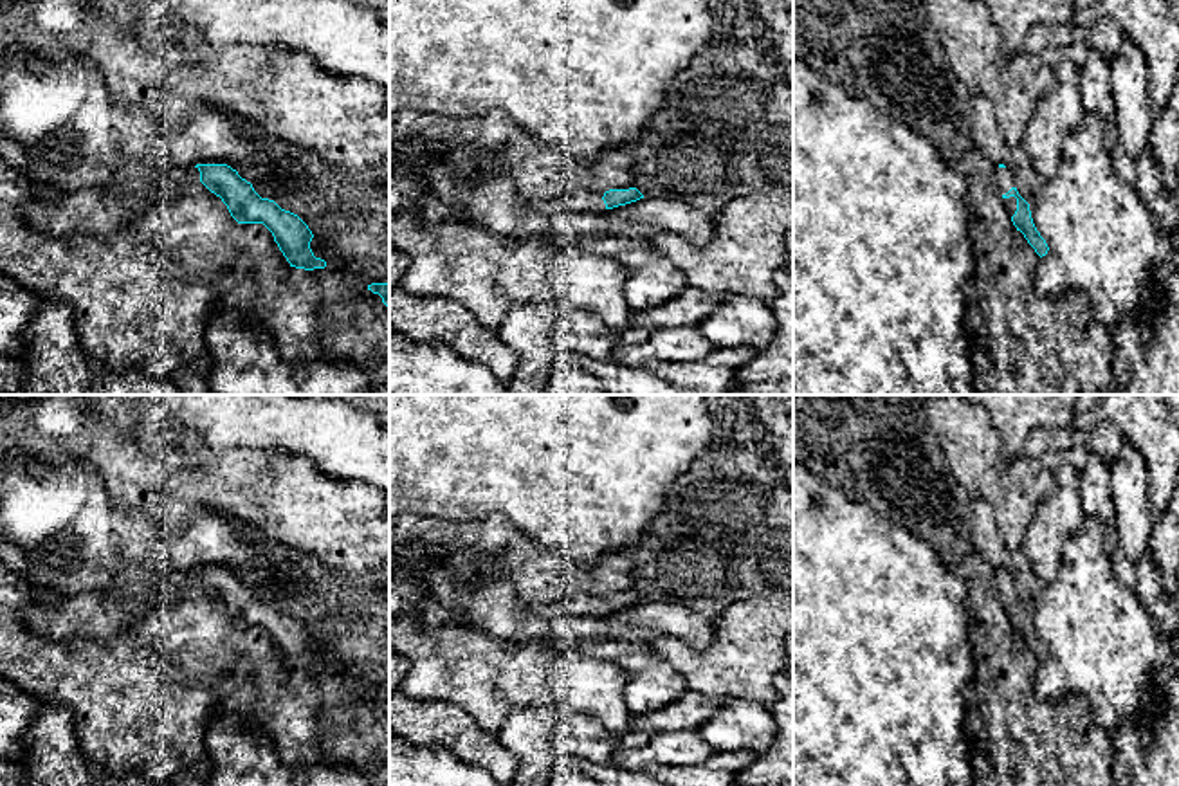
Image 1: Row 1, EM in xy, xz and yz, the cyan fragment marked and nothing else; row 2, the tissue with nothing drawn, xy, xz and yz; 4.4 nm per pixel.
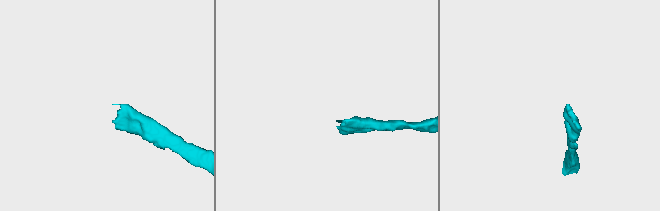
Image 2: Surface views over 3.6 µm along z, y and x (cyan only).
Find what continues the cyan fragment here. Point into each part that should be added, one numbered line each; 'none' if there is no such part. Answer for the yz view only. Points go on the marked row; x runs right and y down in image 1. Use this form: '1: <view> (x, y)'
1: yz (1003, 177)

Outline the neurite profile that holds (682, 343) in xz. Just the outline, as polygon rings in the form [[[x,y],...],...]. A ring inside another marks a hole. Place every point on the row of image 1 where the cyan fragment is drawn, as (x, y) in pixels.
[[[698,326],[656,328],[635,346],[618,344],[615,362],[651,370],[662,362],[687,362],[705,359],[716,346]]]

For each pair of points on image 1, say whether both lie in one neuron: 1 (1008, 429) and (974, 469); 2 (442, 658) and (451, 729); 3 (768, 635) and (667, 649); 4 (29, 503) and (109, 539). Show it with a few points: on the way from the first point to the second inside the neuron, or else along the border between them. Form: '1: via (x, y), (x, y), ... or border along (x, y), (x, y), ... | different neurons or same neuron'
1: border along (987, 413), (997, 453), (1014, 460) | different neurons
2: border along (408, 694), (419, 700), (453, 702), (482, 727) | different neurons
3: via (743, 655), (740, 658), (693, 658) | same neuron
4: via (49, 512), (60, 516), (89, 539) | same neuron

